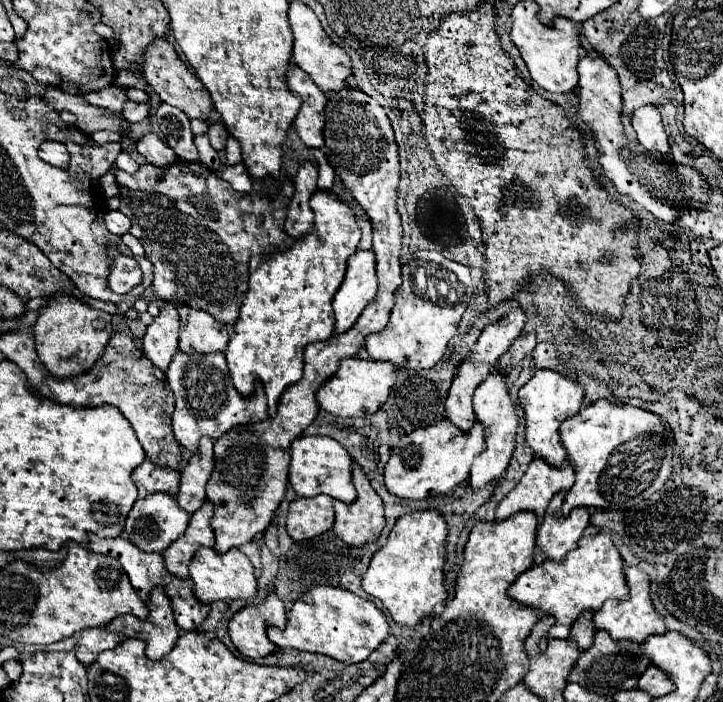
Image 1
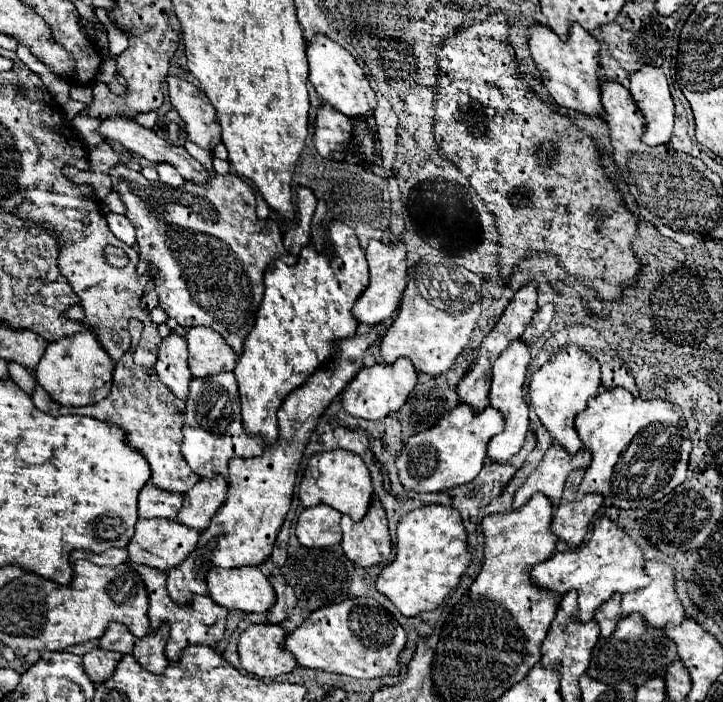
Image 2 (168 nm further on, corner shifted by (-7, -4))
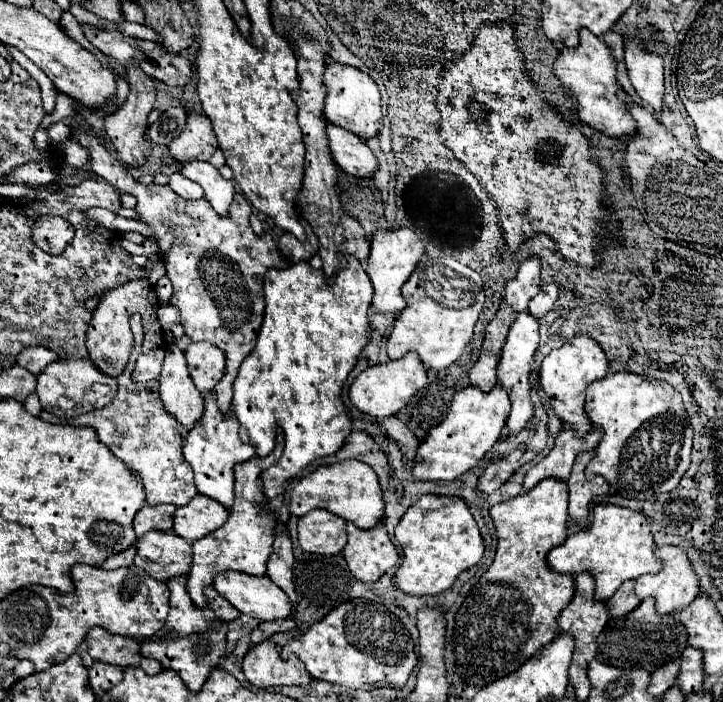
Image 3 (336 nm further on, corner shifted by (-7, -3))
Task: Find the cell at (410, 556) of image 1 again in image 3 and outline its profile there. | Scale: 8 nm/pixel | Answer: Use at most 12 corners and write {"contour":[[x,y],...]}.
{"contour":[[423,495],[395,527],[391,585],[441,595],[483,555],[459,497]]}

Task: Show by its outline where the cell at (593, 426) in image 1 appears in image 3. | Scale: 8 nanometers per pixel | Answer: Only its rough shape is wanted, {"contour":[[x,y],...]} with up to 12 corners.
{"contour":[[613,373],[587,387],[603,437],[585,477],[623,499],[673,491],[691,463],[681,395]]}

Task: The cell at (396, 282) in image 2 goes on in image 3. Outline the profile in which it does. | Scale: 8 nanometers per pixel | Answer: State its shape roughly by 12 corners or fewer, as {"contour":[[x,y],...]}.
{"contour":[[379,229],[363,267],[371,309],[405,307],[401,287],[425,253],[411,229]]}

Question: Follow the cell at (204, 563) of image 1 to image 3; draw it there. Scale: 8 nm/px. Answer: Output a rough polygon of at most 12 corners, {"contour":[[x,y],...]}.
{"contour":[[237,571],[213,587],[239,613],[273,621],[289,597],[267,575]]}

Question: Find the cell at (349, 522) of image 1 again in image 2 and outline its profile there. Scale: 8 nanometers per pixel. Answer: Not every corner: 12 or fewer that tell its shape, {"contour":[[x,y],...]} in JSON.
{"contour":[[373,500],[363,520],[343,516],[341,546],[369,568],[389,558],[385,510]]}

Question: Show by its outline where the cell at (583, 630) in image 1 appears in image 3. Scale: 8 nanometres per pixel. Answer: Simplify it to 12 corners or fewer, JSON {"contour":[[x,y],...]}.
{"contour":[[627,581],[605,607],[611,617],[625,617],[641,601]]}

